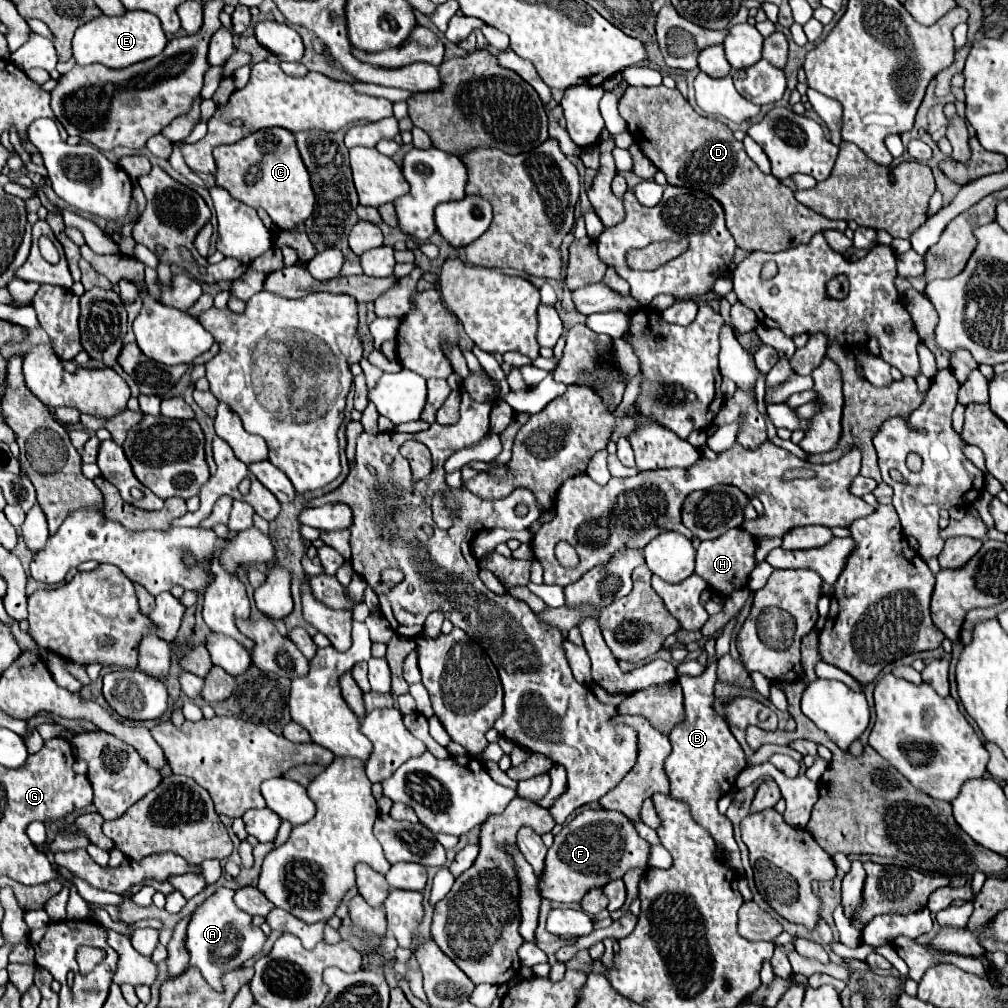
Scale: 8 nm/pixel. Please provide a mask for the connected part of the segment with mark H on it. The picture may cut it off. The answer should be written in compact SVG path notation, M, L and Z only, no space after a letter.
M732 528L720 538L700 542L696 550L696 574L708 582L708 588L726 600L734 590L742 590L748 586L750 572L756 566L756 538L744 528Z

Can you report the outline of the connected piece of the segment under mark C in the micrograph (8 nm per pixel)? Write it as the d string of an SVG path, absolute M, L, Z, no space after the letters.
M278 126L258 130L236 144L216 148L214 160L218 166L216 184L226 188L232 198L240 202L252 208L264 208L282 230L302 224L312 214L316 196L310 184L310 174L298 152L294 132Z

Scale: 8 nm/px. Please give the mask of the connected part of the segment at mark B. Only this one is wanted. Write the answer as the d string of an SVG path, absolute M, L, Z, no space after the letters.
M682 676L680 686L684 690L684 710L686 718L674 726L669 734L672 752L664 762L666 776L670 780L670 796L682 802L688 802L690 814L694 822L698 822L704 830L708 830L716 844L720 844L728 852L728 866L740 876L744 876L744 868L740 862L740 850L732 834L732 822L722 816L716 808L716 802L734 788L738 774L746 766L744 750L730 732L728 724L712 710L714 698L714 682L706 682L704 676Z

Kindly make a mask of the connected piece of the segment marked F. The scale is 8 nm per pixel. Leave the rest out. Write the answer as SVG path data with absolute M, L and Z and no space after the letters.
M582 810L556 836L546 856L540 892L554 902L580 902L584 894L596 886L624 878L628 870L648 870L650 844L640 838L632 820L618 810Z

